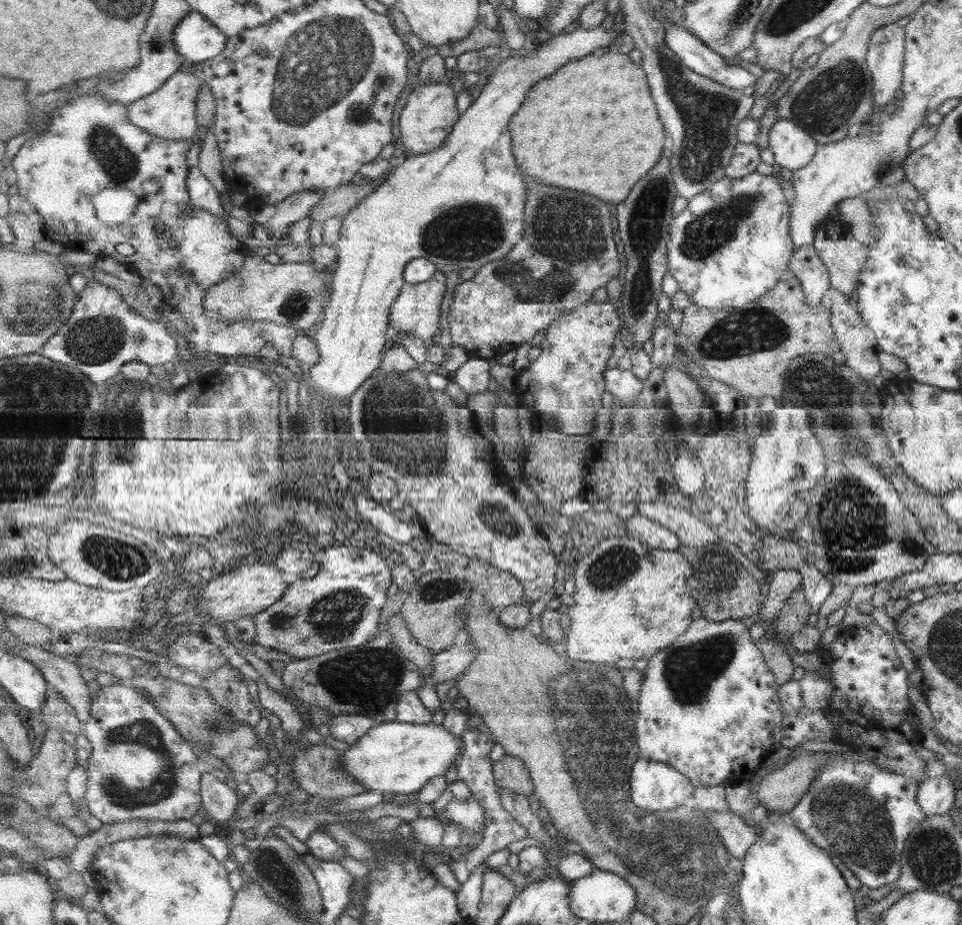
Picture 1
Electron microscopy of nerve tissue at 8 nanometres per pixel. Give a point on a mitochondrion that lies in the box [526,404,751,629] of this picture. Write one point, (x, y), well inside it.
(619, 564)

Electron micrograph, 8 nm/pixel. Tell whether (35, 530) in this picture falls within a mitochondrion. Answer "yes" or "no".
no

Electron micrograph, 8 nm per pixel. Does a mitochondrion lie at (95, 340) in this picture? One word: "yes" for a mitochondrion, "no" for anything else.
yes

